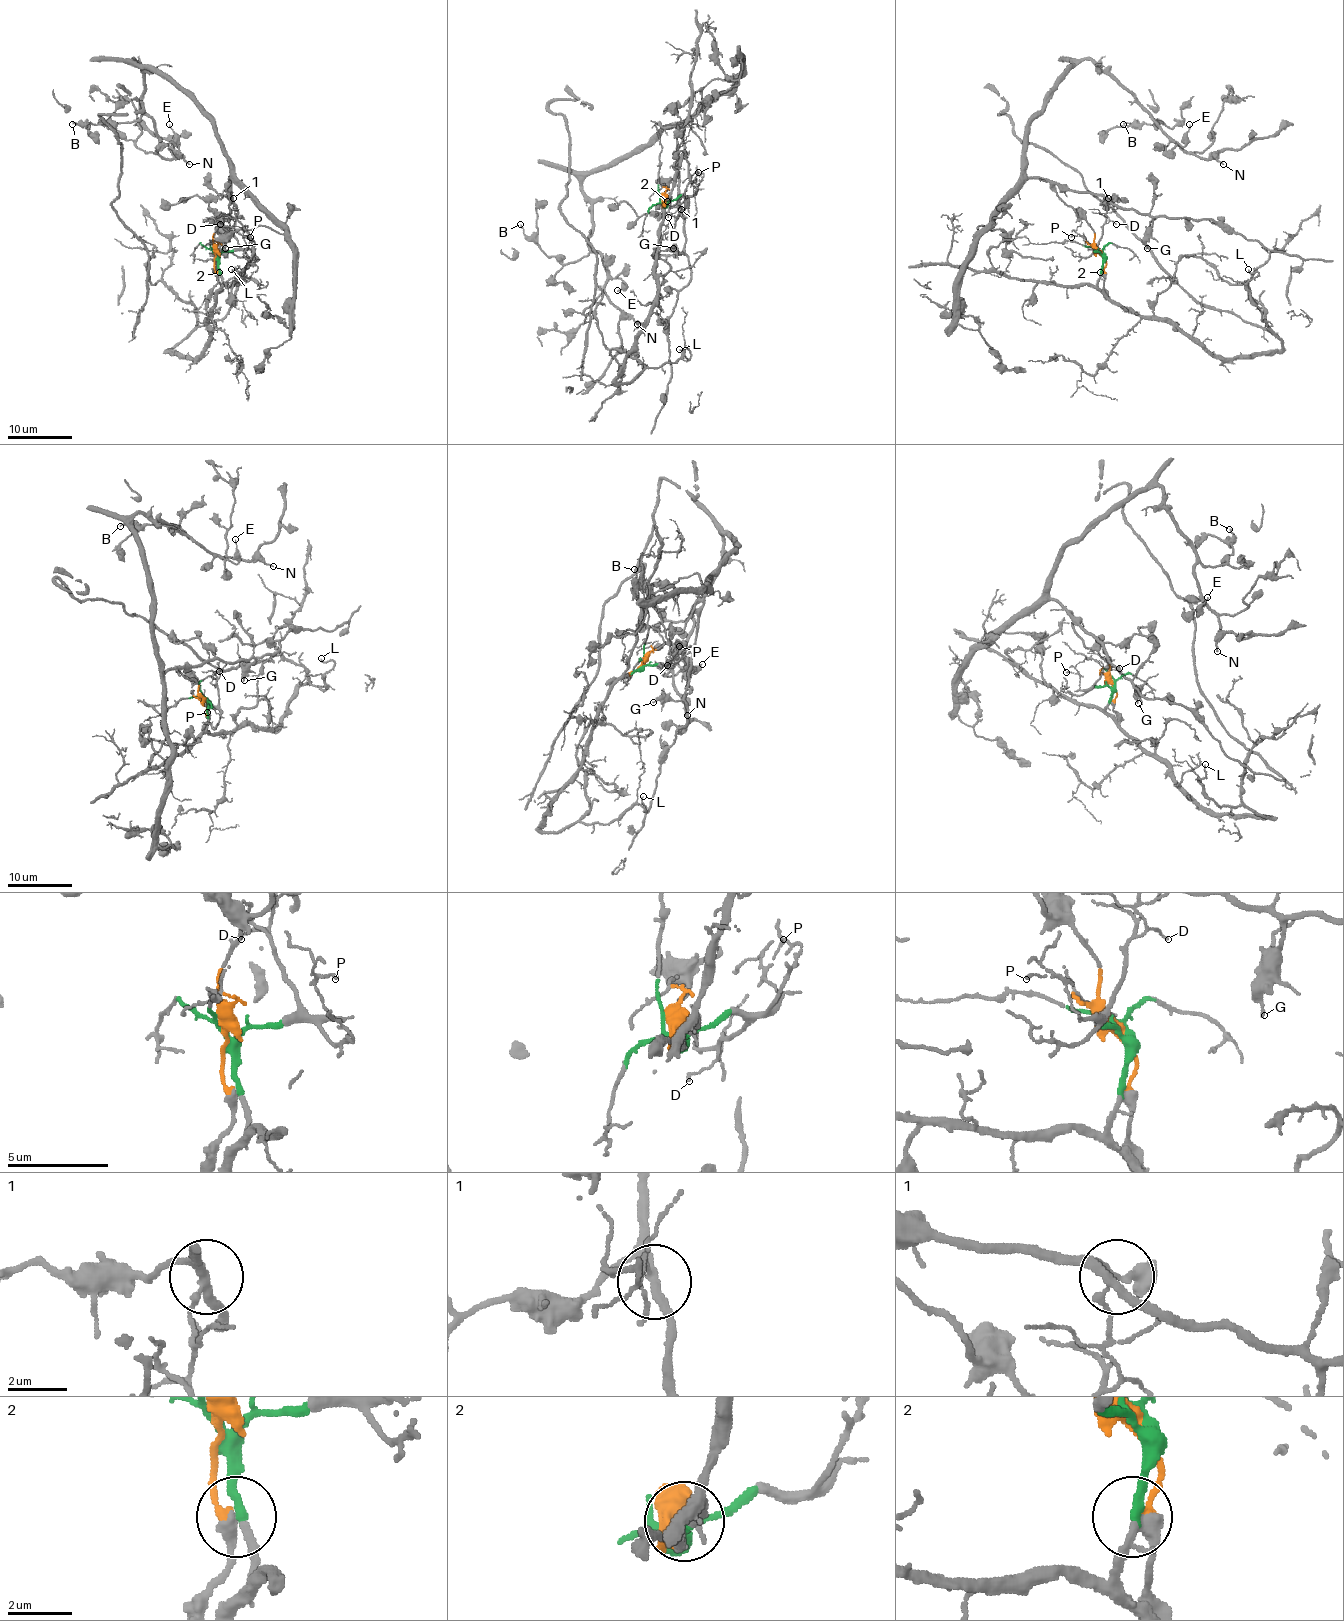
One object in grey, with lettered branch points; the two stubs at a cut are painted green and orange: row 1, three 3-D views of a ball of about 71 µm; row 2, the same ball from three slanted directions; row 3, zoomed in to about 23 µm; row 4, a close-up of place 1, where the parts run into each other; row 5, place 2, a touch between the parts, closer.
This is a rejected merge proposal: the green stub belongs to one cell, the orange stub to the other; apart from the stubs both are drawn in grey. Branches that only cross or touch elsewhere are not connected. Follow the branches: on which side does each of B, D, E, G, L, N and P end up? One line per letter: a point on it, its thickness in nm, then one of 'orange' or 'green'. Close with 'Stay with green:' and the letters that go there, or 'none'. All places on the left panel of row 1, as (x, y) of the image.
B: place (72, 124); calibre 130 nm; orange
D: place (220, 224); calibre 100 nm; green
E: place (169, 124); calibre 130 nm; orange
G: place (225, 248); calibre 180 nm; orange
L: place (231, 269); calibre 160 nm; green
N: place (189, 164); calibre 160 nm; orange
P: place (250, 237); calibre 130 nm; green
Stay with green: D, L, P

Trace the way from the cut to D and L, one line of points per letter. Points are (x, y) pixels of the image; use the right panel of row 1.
D: (1102, 253), (1097, 251), (1097, 242), (1107, 222), (1113, 221), (1116, 224)
L: (1102, 253), (1099, 287), (1110, 298), (1171, 319), (1224, 358), (1279, 350), (1247, 287), (1258, 274), (1249, 269)

